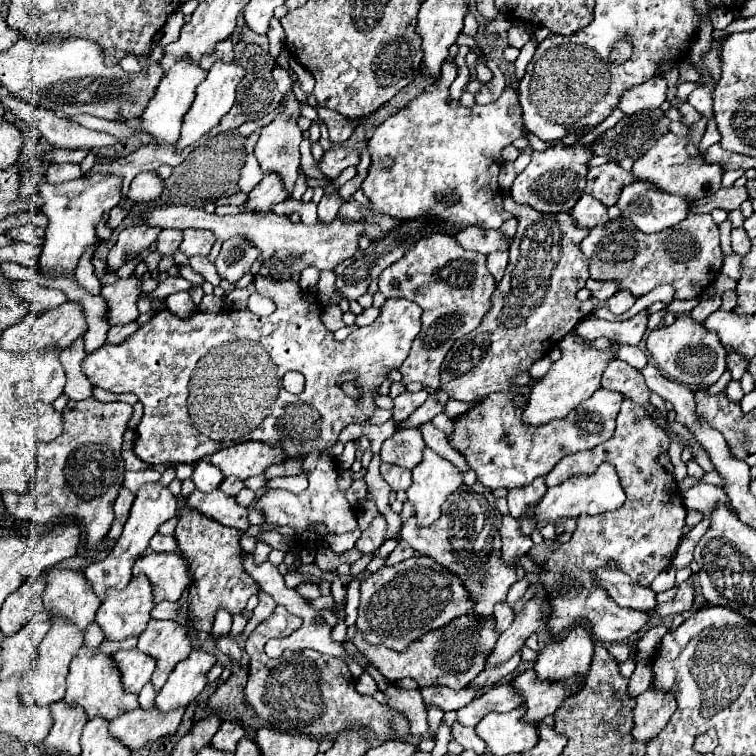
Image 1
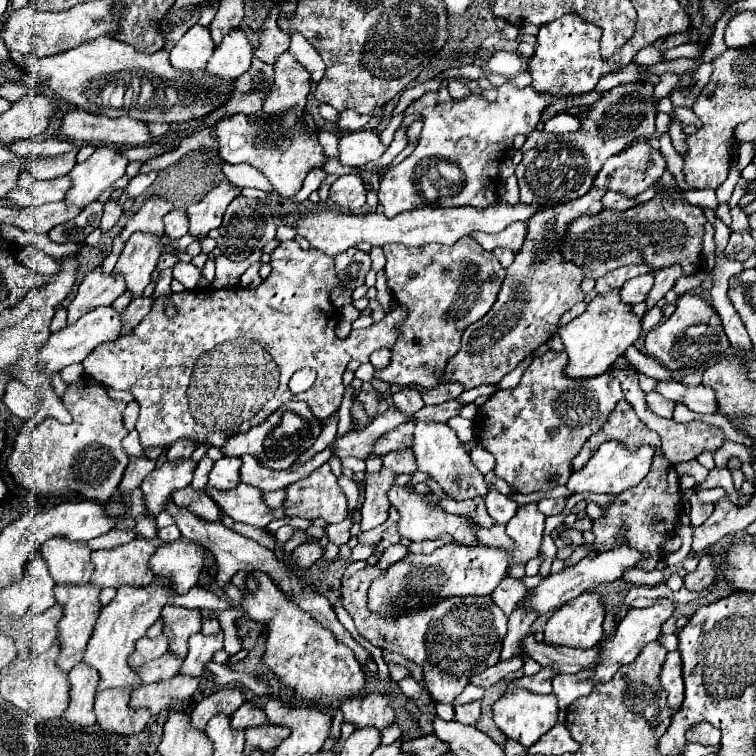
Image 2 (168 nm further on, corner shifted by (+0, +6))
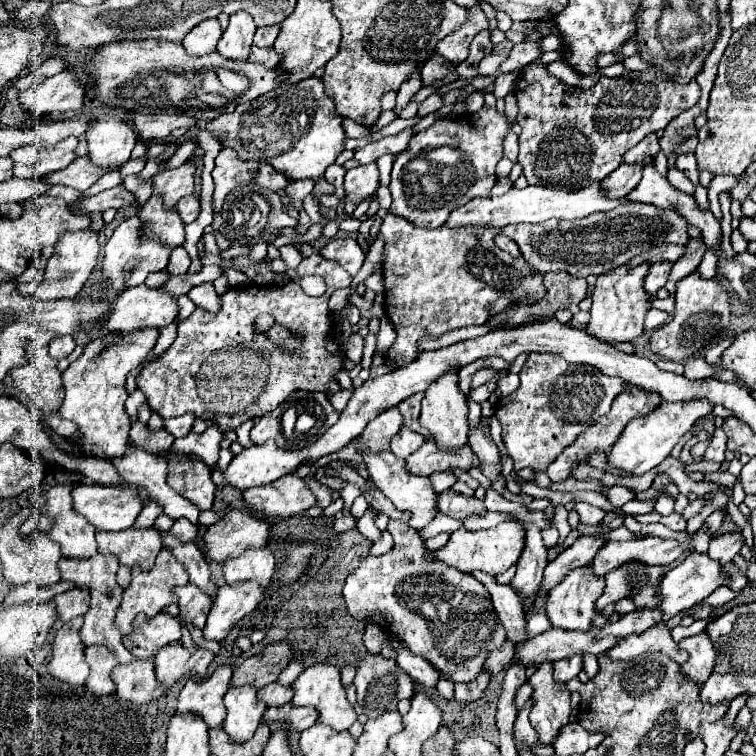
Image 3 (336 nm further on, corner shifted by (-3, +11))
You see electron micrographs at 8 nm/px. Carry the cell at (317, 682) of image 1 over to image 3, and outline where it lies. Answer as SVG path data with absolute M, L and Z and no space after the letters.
M270 548L248 550L242 556L230 558L224 562L224 580L230 586L246 580L256 580L266 588L272 580L274 566L276 566L276 560Z

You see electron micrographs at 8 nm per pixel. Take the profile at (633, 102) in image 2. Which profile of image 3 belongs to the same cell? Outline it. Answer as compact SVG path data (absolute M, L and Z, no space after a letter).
M530 64L526 72L518 76L516 82L516 102L518 116L516 122L522 126L520 138L520 156L522 174L528 178L528 184L550 184L550 188L586 188L594 180L604 180L612 170L622 164L622 154L628 152L634 144L646 138L652 132L664 130L672 118L688 110L700 100L700 88L696 80L690 84L678 84L668 78L668 74L658 66L644 72L628 72L618 78L602 78L594 88L582 90L580 96L566 96L566 86L558 78L550 76L544 70L544 64Z

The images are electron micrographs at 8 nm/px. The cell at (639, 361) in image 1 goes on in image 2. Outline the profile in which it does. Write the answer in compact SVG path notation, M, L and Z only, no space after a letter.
M635 347L627 349L627 361L629 361L635 369L639 369L641 373L645 373L645 375L657 379L657 381L661 381L661 379L671 379L671 371L663 369L661 363L657 363L655 359L639 353Z

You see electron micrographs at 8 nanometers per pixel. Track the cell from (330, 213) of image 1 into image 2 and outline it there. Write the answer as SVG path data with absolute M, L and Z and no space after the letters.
M355 175L339 177L331 187L331 201L343 211L343 213L355 213L365 205L365 185Z

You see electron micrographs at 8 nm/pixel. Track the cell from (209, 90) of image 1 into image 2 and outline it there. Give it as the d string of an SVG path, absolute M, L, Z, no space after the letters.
M231 29L223 41L215 47L209 63L207 73L219 75L227 81L243 75L253 59L253 47L243 29Z

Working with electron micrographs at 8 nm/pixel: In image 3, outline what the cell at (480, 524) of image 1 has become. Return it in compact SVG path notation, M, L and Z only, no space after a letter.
M390 450L382 452L382 454L364 454L366 460L366 468L372 476L372 482L382 490L382 494L386 498L392 500L392 504L396 506L396 510L400 512L410 512L410 520L408 526L414 530L420 530L424 526L428 526L436 514L438 514L438 492L432 488L430 480L426 476L414 476L404 468L404 460L396 458Z

